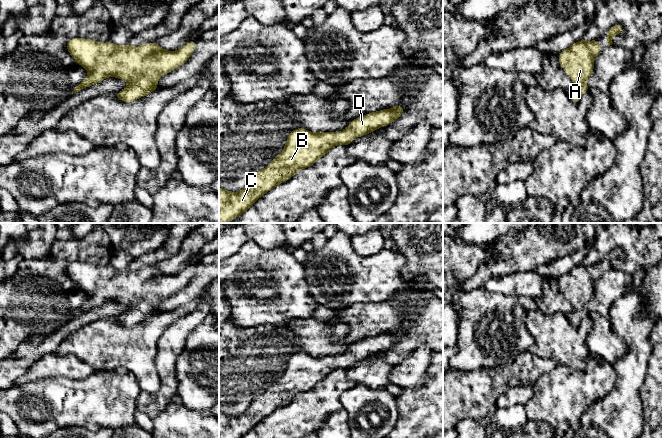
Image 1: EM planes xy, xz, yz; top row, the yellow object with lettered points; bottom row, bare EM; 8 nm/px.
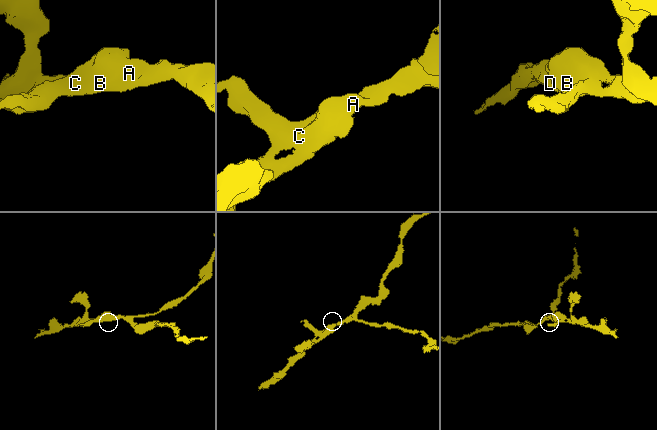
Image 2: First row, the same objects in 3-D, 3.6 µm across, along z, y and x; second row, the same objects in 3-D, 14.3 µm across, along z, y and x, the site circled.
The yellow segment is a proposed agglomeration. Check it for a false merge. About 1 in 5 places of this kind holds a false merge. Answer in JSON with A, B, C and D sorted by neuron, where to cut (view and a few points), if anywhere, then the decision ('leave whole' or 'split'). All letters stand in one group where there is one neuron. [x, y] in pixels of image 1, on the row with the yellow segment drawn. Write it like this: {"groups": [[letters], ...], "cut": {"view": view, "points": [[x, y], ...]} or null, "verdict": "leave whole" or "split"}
{"groups": [["A", "B", "C", "D"]], "cut": null, "verdict": "leave whole"}

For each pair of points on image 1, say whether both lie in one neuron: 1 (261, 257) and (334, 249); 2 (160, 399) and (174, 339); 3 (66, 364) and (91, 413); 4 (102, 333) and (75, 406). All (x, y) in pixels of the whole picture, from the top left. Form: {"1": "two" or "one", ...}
{"1": "two", "2": "one", "3": "two", "4": "two"}

